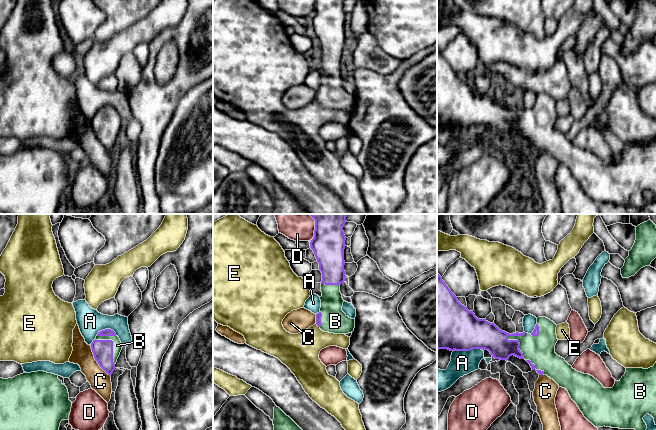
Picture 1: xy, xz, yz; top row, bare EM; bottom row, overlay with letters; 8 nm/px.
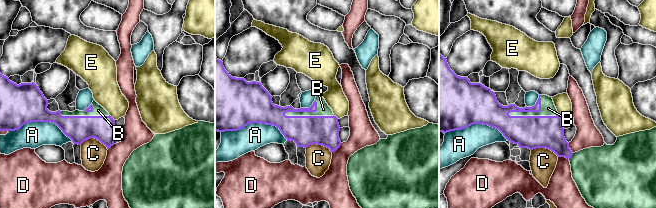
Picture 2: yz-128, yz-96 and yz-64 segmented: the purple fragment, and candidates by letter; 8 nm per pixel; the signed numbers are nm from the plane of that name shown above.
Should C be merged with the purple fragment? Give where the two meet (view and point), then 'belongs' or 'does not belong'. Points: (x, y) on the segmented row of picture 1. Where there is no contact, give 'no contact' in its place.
xy (96, 360) | does not belong

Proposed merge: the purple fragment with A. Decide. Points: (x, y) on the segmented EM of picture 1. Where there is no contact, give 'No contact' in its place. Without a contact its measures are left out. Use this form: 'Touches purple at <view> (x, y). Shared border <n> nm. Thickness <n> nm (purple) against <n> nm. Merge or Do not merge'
Touches purple at yz (467, 350). Shared border 200 nm. Thickness 380 nm (purple) against 190 nm. Do not merge

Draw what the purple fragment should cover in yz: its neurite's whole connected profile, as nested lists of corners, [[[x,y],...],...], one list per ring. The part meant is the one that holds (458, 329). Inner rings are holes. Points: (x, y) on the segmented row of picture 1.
[[[437,272],[437,350],[485,349],[495,359],[507,361],[512,355],[525,359],[532,370],[536,370],[539,375],[547,375],[559,387],[565,388],[584,417],[597,428],[605,426],[646,430],[647,425],[643,420],[646,414],[654,418],[656,425],[656,363],[648,369],[626,368],[625,374],[619,381],[615,380],[612,388],[604,388],[593,376],[576,371],[564,358],[555,353],[558,341],[556,327],[557,325],[550,319],[538,317],[531,334],[525,332],[509,334],[502,331],[494,323],[478,319],[473,311],[462,305]]]

